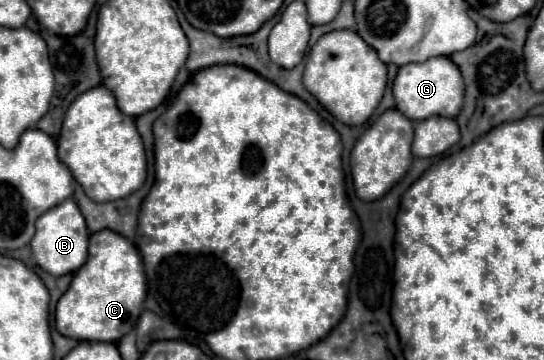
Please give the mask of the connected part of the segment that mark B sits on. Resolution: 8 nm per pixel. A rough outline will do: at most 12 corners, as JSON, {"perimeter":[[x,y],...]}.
{"perimeter":[[73,198],[35,224],[35,262],[53,276],[87,260],[83,214]]}

